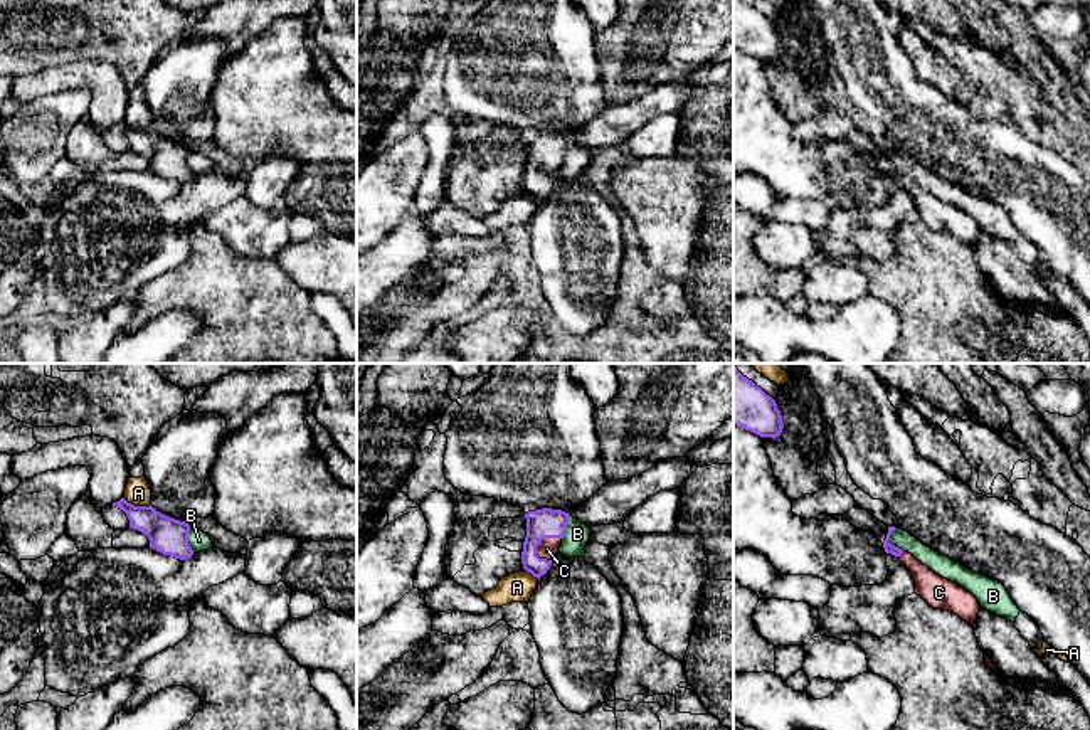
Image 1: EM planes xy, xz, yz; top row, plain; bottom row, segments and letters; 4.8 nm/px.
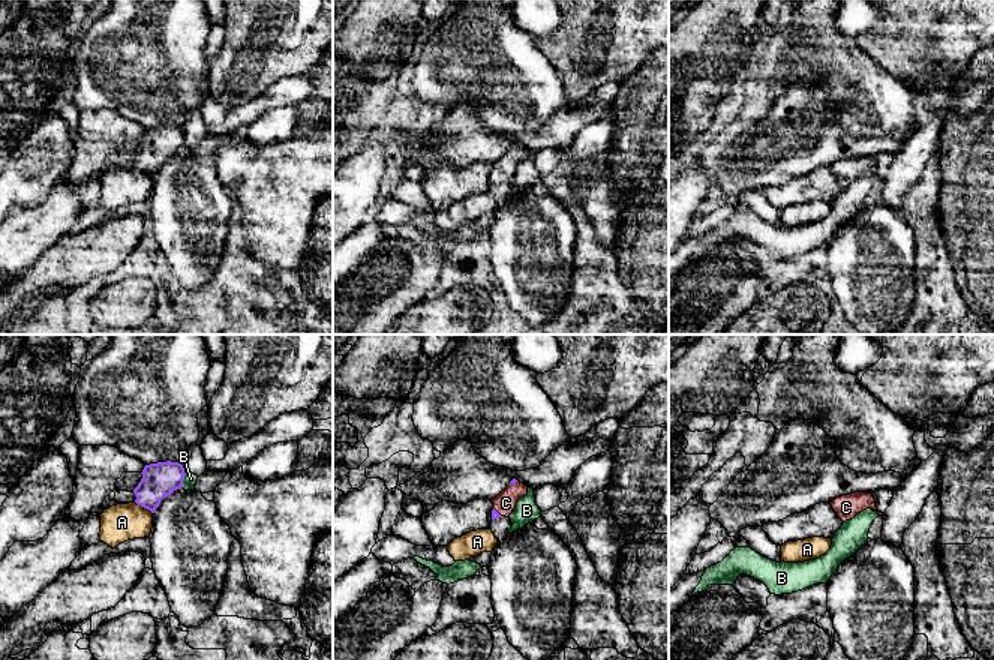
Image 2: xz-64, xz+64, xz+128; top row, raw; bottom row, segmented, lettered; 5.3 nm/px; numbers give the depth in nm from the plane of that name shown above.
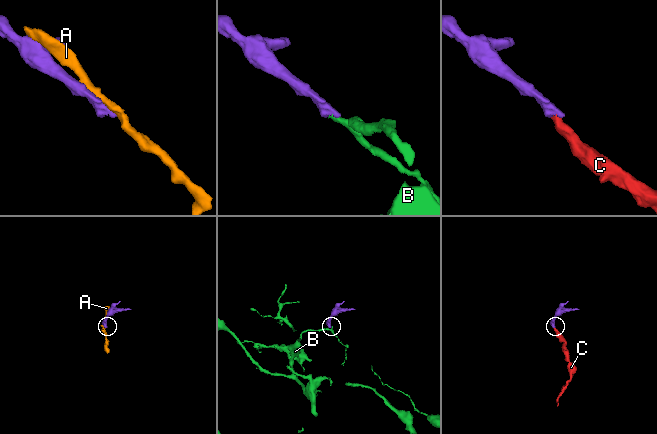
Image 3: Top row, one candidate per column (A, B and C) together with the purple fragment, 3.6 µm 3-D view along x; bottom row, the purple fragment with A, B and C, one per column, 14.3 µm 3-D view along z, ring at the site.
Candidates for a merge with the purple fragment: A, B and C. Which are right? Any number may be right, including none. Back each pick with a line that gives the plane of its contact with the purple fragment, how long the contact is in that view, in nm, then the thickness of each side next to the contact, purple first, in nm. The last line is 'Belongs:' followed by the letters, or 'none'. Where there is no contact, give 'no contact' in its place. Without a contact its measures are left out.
C: meets purple in xz; contact 150 nm long; 140 nm thick on the purple side, 90 nm on the other
Belongs: C

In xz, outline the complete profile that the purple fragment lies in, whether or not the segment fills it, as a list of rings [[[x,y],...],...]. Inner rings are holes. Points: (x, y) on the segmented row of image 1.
[[[542,508],[525,513],[526,537],[521,563],[526,572],[540,579],[552,565],[569,525],[569,513]]]

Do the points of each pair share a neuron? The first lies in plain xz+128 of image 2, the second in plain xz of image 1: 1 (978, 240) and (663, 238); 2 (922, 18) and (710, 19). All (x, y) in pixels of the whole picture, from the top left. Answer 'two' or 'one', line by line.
1: two
2: one

